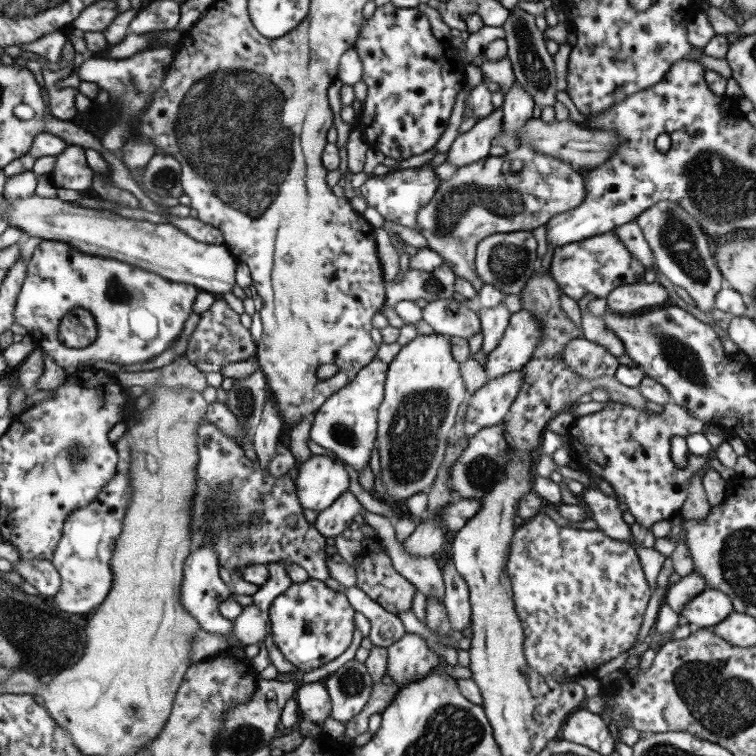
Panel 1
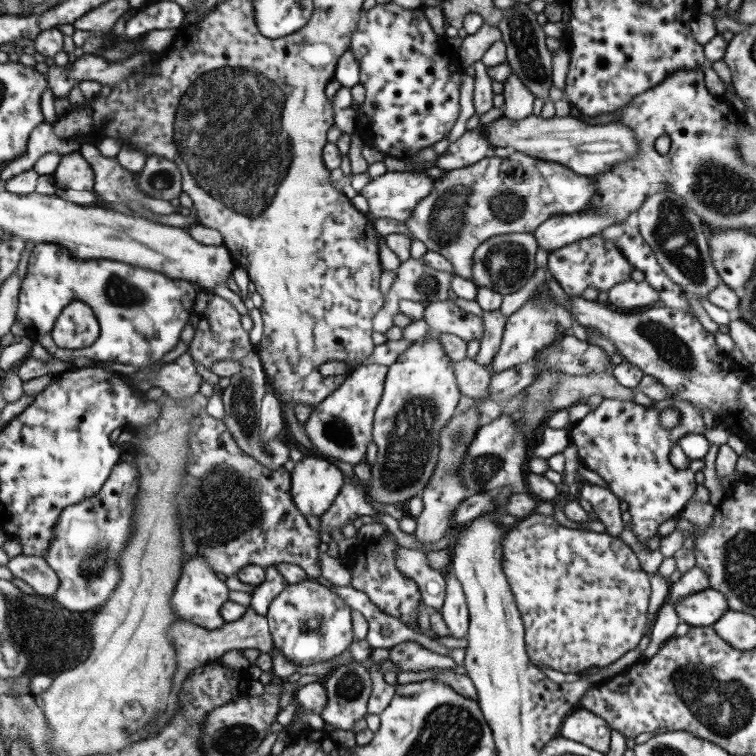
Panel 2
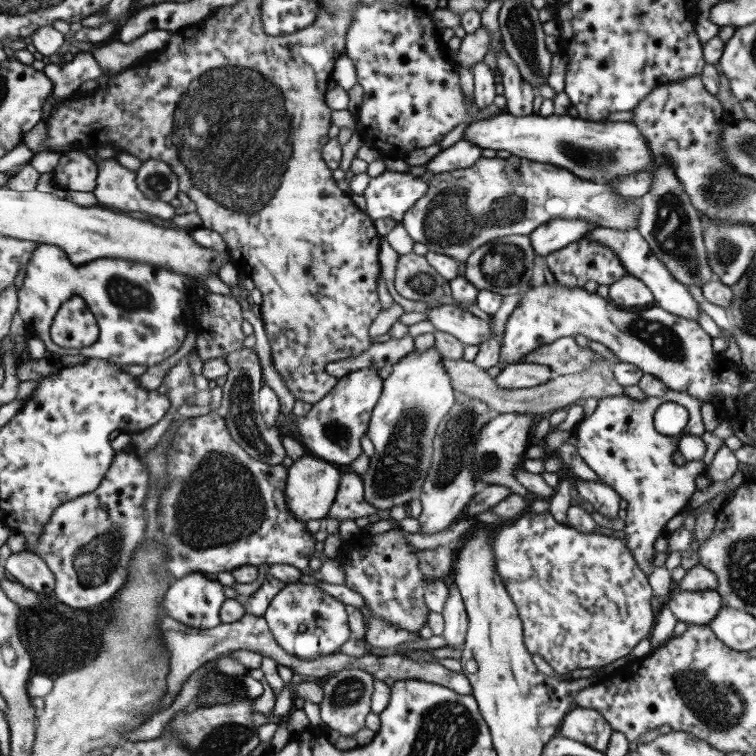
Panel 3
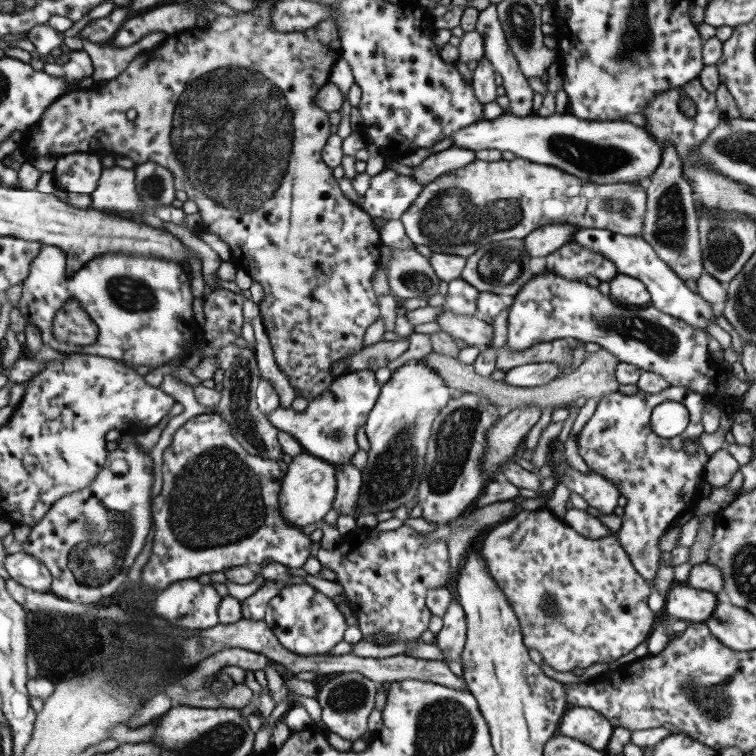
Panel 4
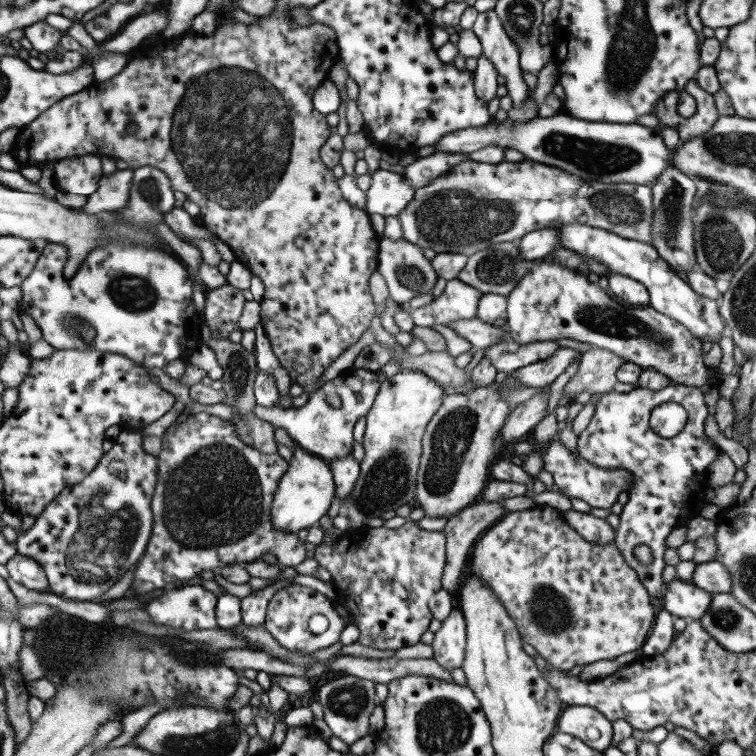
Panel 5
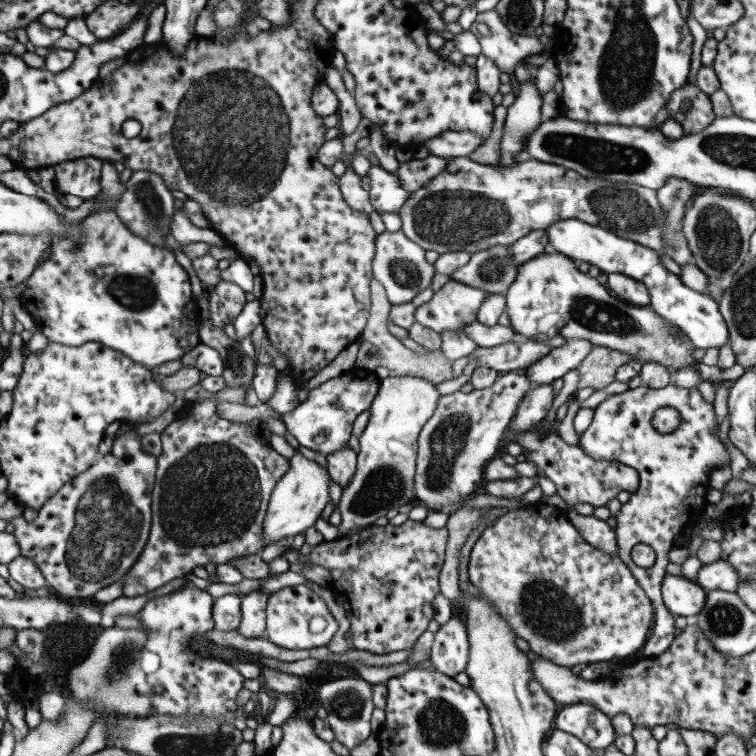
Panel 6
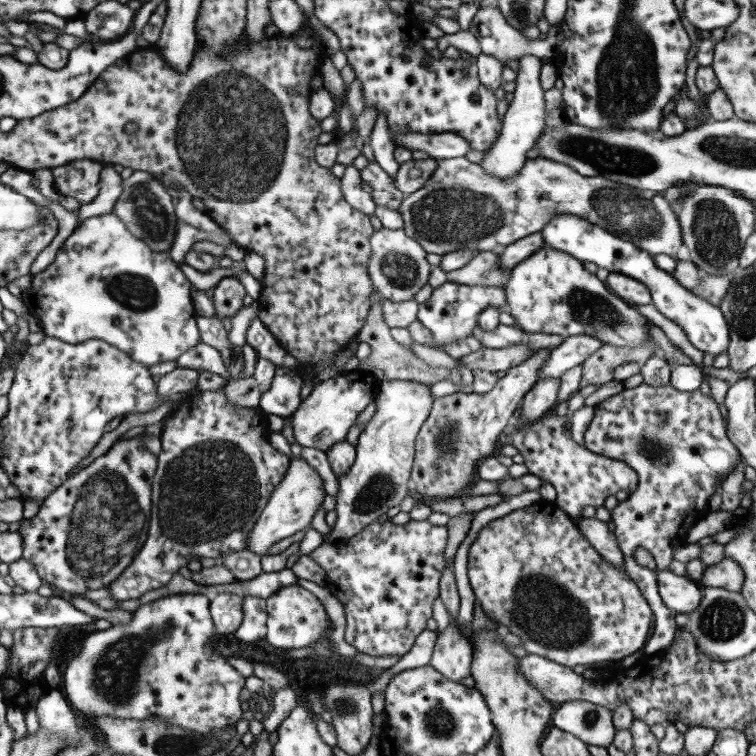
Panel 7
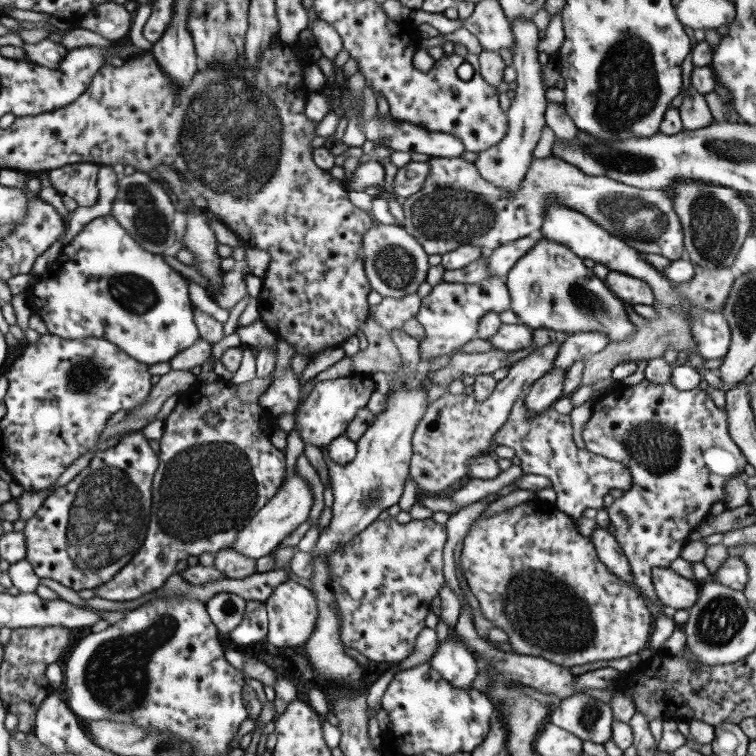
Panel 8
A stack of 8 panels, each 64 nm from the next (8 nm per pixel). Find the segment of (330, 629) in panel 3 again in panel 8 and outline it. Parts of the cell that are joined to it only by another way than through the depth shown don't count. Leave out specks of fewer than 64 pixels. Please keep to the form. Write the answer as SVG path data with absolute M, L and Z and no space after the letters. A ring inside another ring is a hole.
M290 579L281 582L265 600L267 606L267 639L274 646L303 646L316 629L318 603L315 594L298 582Z

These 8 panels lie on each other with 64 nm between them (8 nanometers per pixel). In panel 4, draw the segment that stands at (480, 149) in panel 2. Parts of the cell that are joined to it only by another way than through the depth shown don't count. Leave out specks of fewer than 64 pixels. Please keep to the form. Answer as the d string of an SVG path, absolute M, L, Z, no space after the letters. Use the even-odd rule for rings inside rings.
M448 148L443 152L432 154L414 167L412 178L416 179L420 184L426 186L432 182L437 176L442 176L448 171L453 171L463 166L468 166L476 159L476 151L466 150L466 148Z

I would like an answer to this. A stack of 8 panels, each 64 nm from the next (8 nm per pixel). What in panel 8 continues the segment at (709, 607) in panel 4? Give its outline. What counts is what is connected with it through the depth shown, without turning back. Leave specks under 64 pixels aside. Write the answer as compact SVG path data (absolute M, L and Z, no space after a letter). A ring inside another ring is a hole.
M652 568L651 577L659 601L670 611L688 610L696 604L700 583L684 578L670 568Z

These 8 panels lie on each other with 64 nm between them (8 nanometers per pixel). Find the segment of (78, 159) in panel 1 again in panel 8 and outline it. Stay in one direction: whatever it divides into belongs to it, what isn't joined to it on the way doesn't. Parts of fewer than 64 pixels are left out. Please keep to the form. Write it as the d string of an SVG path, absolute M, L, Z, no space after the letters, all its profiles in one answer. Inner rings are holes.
M77 162L48 171L52 186L62 196L69 196L77 202L78 208L90 208L97 203L99 165Z

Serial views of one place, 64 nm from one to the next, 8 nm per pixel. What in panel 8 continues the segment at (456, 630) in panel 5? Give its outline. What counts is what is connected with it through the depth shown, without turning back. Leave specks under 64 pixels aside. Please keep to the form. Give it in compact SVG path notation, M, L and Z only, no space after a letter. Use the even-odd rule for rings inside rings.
M450 634L439 642L436 652L428 662L450 684L458 688L472 686L477 677L476 656L454 634Z

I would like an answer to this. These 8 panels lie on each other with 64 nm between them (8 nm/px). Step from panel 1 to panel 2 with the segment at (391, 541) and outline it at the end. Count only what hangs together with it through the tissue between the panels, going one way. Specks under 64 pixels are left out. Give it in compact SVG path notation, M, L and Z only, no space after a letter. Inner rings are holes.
M396 548L396 568L418 584L424 604L440 612L445 601L445 577L439 570L430 567L426 553L421 550Z

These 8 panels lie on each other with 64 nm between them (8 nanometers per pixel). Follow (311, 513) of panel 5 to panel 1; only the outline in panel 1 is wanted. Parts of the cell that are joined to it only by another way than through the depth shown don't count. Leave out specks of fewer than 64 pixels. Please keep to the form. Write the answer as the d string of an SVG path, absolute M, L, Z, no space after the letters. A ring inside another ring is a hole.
M312 455L298 464L295 489L303 510L320 513L349 490L350 474L344 464L334 455Z

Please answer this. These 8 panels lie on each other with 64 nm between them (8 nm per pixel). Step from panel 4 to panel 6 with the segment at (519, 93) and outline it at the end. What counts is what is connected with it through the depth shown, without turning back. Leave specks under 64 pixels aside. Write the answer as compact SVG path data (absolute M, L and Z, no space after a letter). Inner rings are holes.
M498 12L478 13L470 31L478 38L481 54L492 60L502 73L510 75L512 94L519 95L520 82L514 69L528 55L537 55L548 50L551 43L542 45L538 37L514 35L502 22Z

